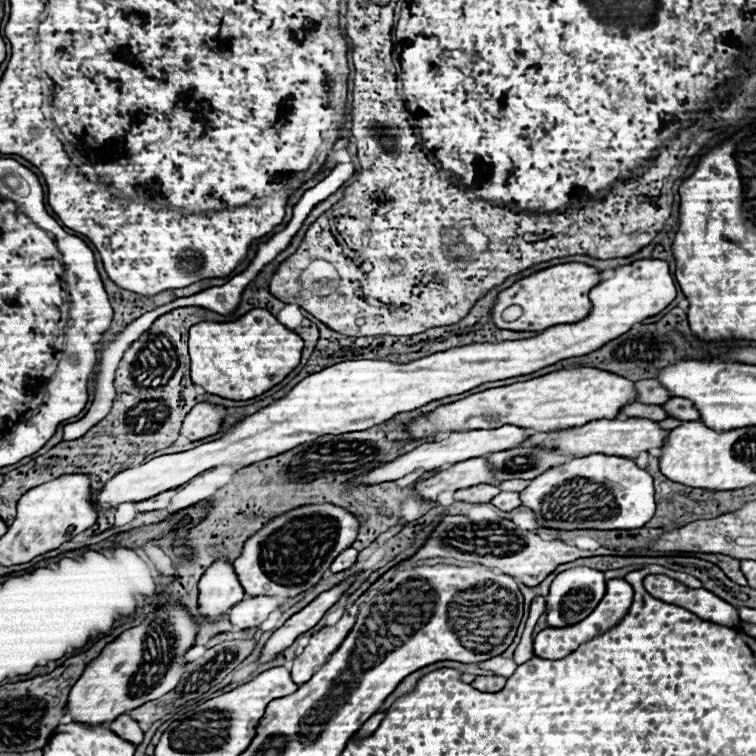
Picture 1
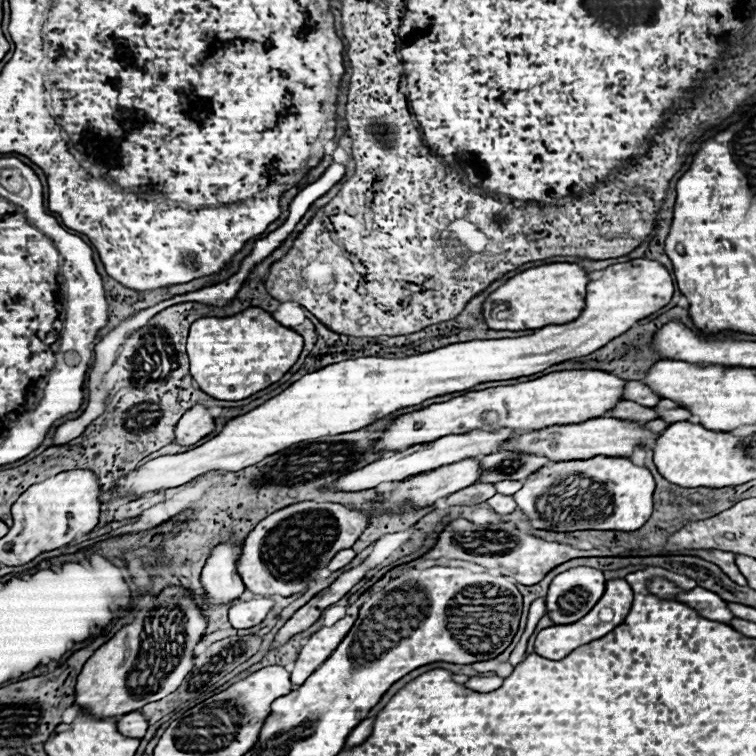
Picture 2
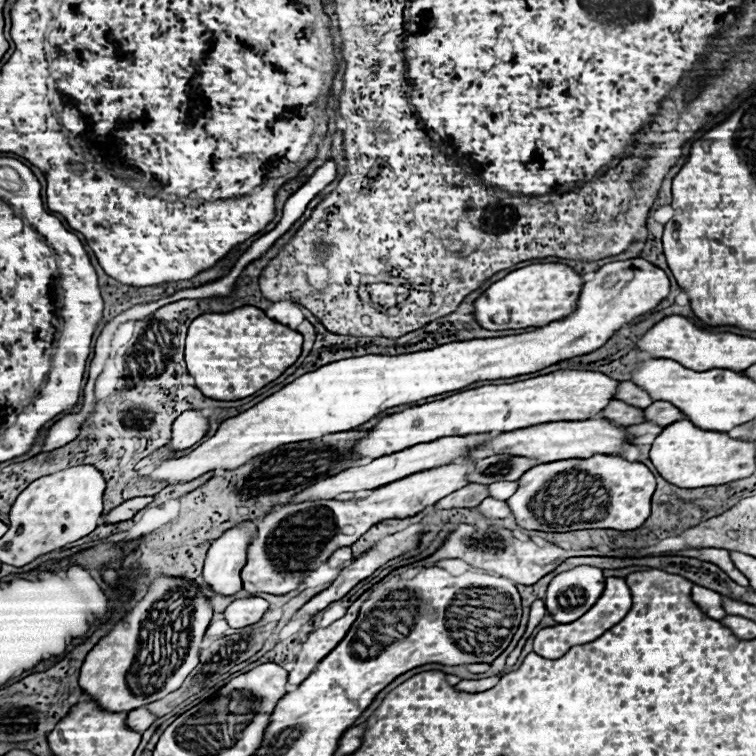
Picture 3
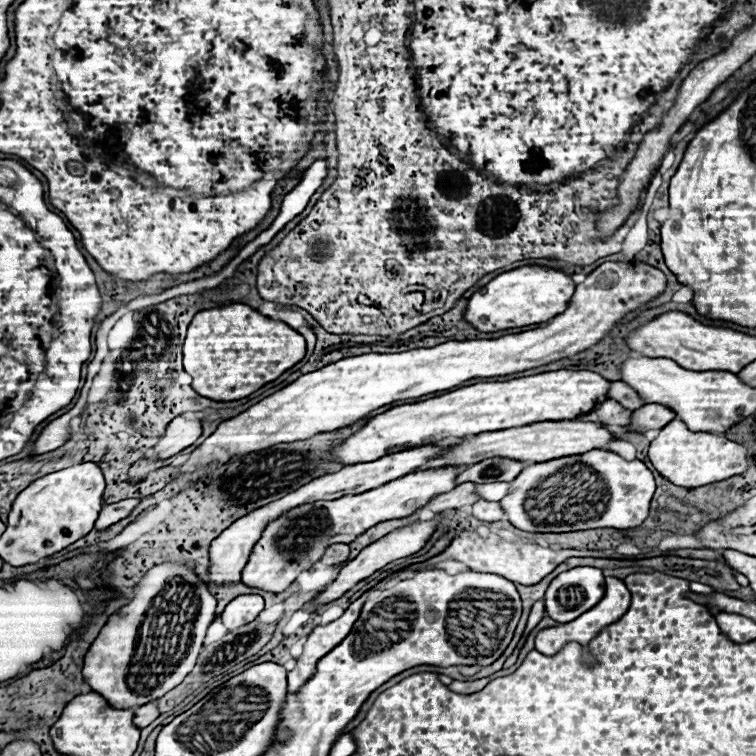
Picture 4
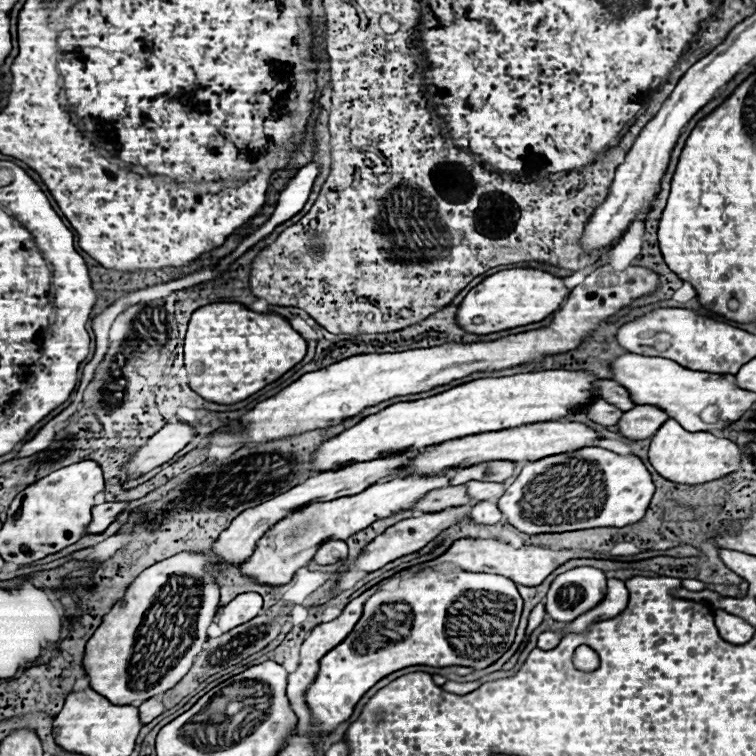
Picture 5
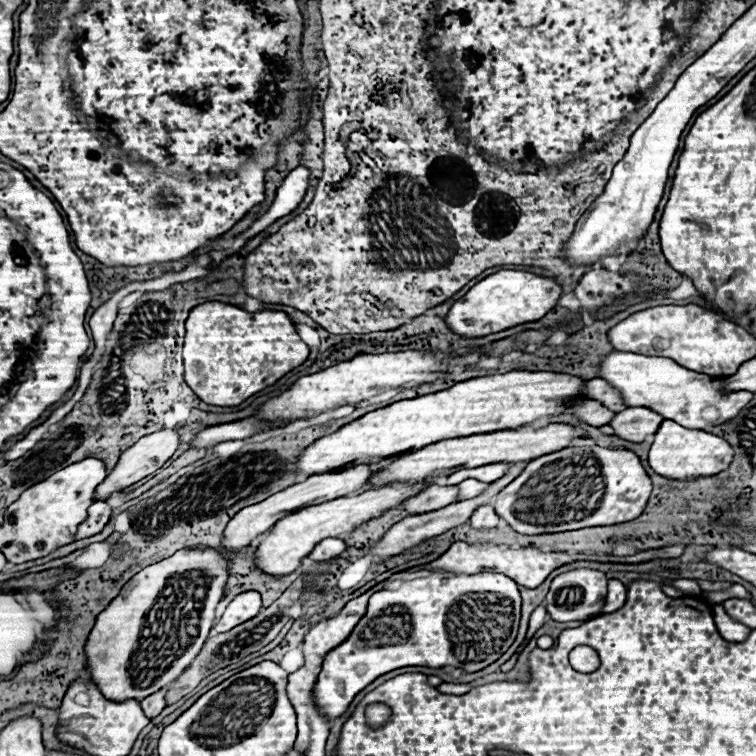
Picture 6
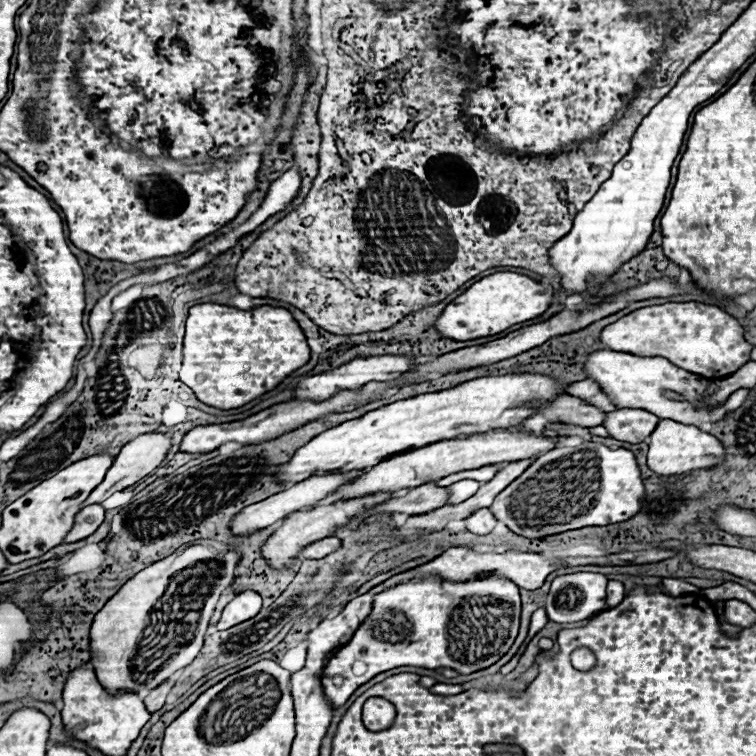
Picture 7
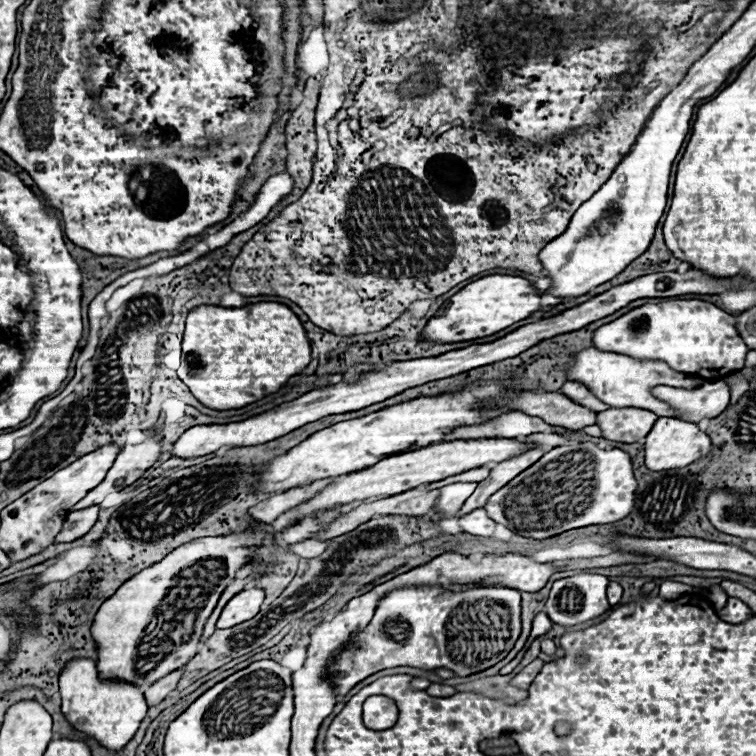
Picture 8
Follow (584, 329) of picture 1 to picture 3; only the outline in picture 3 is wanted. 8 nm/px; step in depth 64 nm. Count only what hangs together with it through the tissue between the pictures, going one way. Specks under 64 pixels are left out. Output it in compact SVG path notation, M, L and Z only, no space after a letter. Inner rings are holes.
M644 258L626 262L610 262L596 272L596 278L586 282L578 298L578 308L564 320L550 322L518 336L504 338L474 338L464 342L442 344L432 350L420 350L400 356L368 354L326 364L314 372L296 378L280 392L268 396L254 408L228 418L218 432L202 442L196 450L182 458L160 460L150 478L154 482L182 484L210 470L234 470L248 460L268 454L284 444L314 440L326 434L344 432L362 426L378 412L400 404L414 404L422 398L464 390L480 380L514 378L532 374L562 360L584 356L628 326L634 318L652 312L670 294L668 274Z

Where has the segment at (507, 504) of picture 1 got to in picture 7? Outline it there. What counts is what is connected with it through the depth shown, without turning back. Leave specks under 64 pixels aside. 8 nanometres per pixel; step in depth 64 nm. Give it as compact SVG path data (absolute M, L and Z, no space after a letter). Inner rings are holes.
M480 508L480 510L476 510L470 518L466 518L464 520L464 524L466 524L466 528L470 530L470 532L474 532L474 534L488 534L488 532L492 532L492 528L496 526L496 518L494 518L494 514L490 512L490 508Z

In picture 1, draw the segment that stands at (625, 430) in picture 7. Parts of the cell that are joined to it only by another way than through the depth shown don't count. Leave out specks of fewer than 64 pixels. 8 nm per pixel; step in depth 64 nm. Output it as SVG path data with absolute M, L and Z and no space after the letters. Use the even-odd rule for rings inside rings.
M672 398L668 404L664 404L664 408L668 410L670 418L676 420L700 420L700 412L696 410L696 406L688 400L688 398Z

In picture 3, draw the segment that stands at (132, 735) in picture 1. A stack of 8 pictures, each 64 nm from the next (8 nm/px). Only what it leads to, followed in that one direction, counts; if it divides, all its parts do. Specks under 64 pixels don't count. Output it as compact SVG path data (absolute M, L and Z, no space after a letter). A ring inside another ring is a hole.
M136 708L128 714L128 728L132 732L138 732L138 734L144 734L144 730L154 722L154 716L146 710L146 708Z

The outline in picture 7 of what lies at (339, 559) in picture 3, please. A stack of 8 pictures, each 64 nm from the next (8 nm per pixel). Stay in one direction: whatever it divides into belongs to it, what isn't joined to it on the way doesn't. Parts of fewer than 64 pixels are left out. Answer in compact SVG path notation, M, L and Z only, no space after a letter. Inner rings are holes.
M328 536L328 538L322 538L318 542L312 542L310 546L306 546L300 554L302 558L308 558L308 560L318 560L318 558L324 558L326 554L332 554L334 550L340 548L340 538L336 536Z

